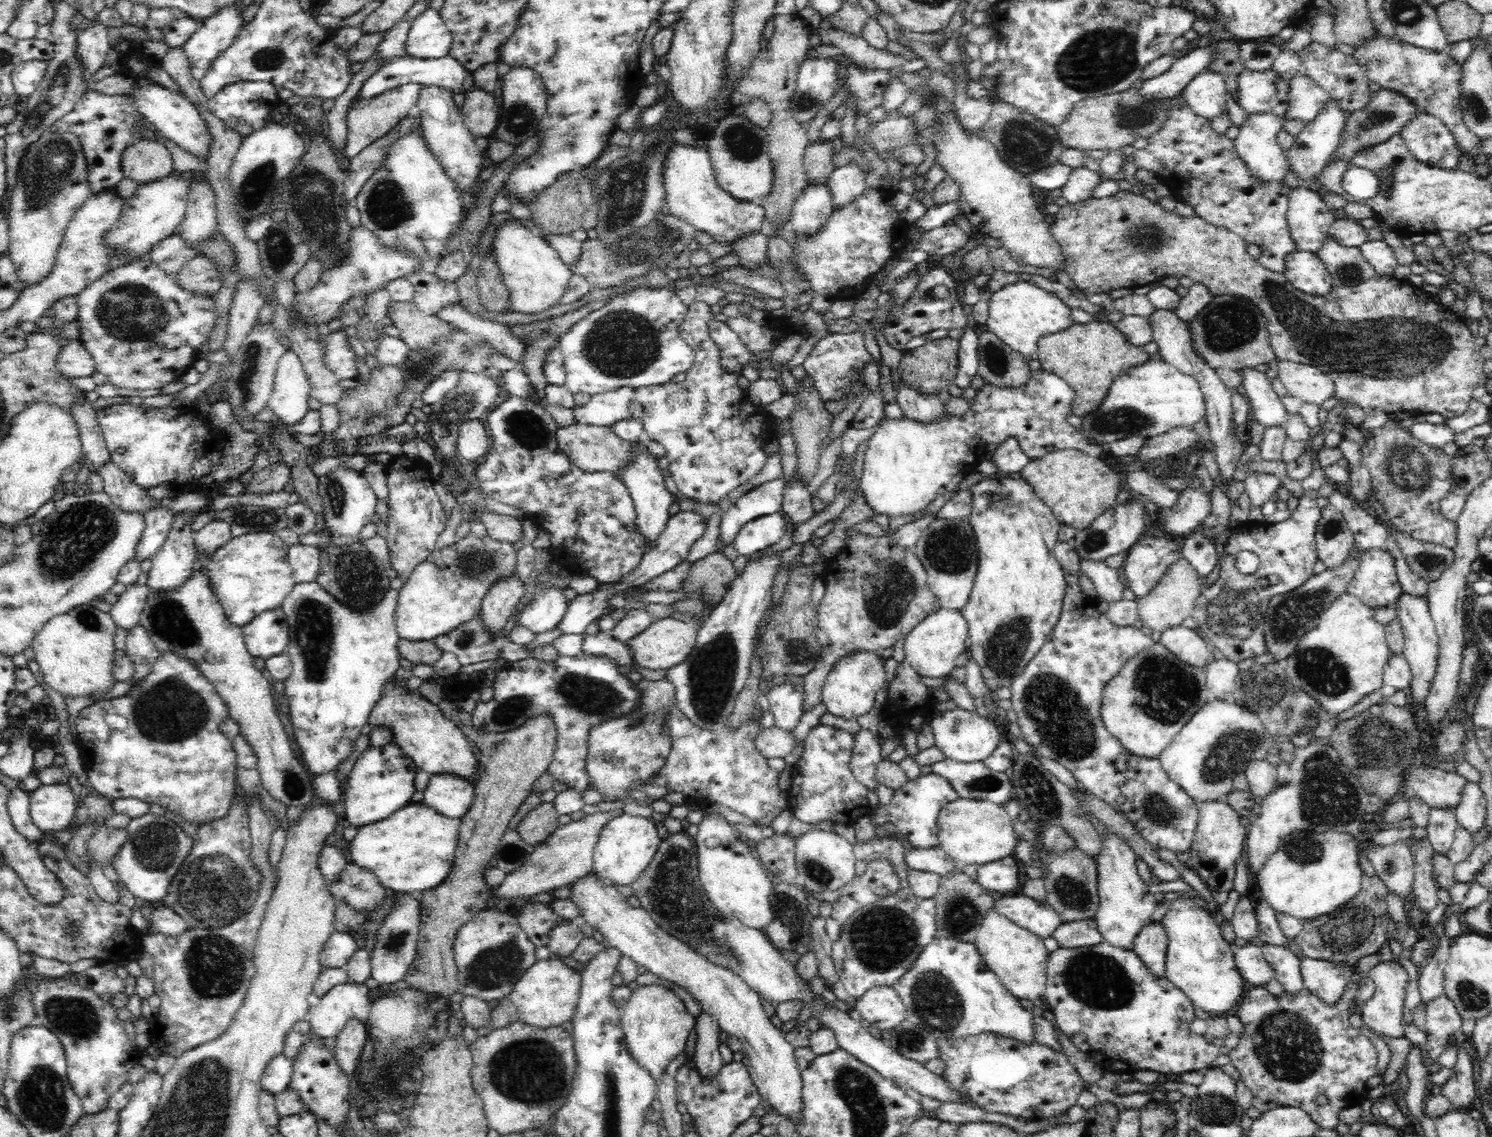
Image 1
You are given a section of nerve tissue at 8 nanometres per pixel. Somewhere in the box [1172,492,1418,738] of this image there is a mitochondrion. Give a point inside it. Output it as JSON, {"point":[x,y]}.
{"point":[1292,615]}

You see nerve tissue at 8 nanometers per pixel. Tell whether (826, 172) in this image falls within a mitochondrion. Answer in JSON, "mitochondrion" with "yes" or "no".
{"mitochondrion":"no"}

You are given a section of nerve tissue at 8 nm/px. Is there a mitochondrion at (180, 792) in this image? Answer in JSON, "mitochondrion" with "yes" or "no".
{"mitochondrion":"no"}

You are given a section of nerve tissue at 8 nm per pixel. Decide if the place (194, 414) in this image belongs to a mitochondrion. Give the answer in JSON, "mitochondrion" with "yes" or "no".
{"mitochondrion":"no"}

